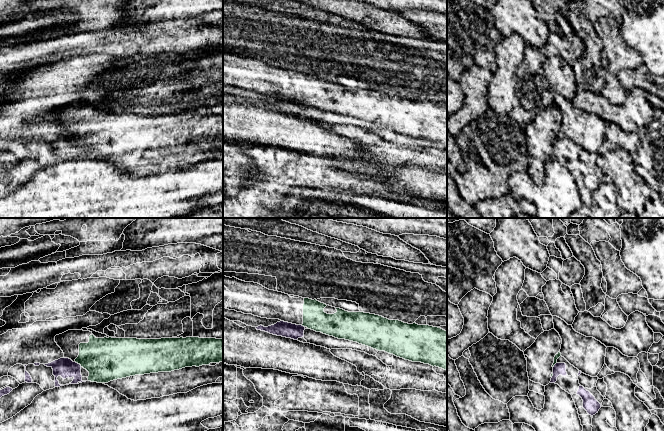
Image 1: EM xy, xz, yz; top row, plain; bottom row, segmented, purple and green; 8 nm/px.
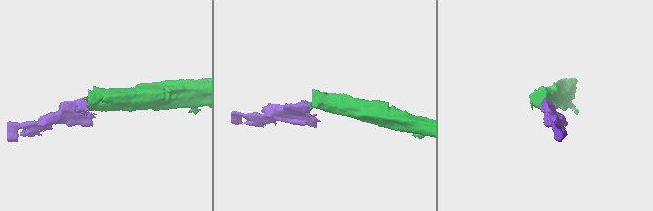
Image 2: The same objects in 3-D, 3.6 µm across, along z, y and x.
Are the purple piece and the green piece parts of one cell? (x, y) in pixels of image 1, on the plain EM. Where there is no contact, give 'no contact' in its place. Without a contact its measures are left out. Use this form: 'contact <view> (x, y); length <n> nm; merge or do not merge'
contact xy (77, 139); length 70 nm; do not merge

